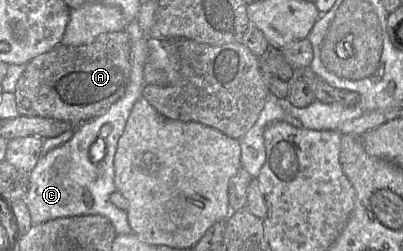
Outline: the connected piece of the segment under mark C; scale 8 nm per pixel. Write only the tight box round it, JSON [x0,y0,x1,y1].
[24,18,150,234]

